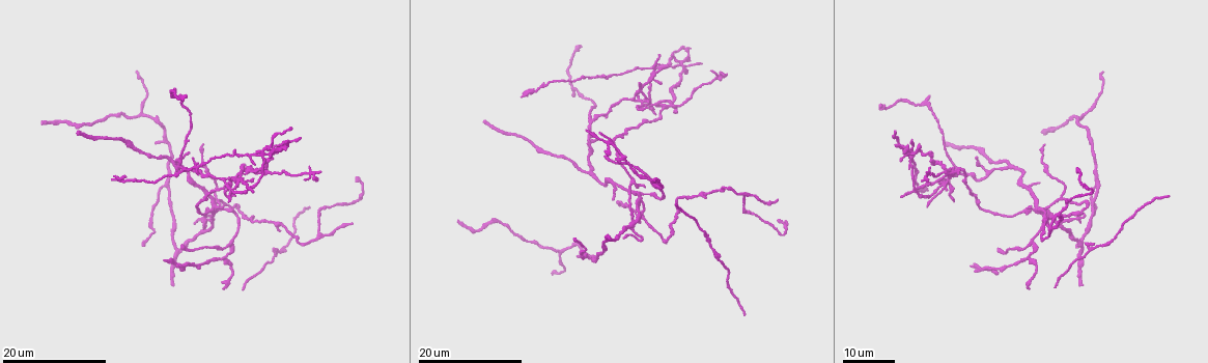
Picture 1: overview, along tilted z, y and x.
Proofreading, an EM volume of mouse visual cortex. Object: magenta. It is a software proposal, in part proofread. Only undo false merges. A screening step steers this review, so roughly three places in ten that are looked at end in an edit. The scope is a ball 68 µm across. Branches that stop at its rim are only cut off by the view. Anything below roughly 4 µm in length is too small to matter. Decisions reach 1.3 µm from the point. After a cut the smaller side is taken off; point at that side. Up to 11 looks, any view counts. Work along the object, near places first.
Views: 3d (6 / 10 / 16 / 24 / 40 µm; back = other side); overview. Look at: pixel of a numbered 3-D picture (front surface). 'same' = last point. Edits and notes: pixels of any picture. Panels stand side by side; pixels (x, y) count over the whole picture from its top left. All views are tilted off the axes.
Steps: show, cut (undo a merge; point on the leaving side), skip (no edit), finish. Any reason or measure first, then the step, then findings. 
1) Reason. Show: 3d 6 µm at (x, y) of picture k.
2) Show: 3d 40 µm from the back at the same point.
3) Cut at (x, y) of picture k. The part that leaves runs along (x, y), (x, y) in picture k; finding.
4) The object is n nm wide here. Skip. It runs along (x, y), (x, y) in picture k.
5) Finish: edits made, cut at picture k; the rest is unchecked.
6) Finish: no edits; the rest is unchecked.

A narrow waist. Show: 3d 24 µm at (745, 203) of picture 1.

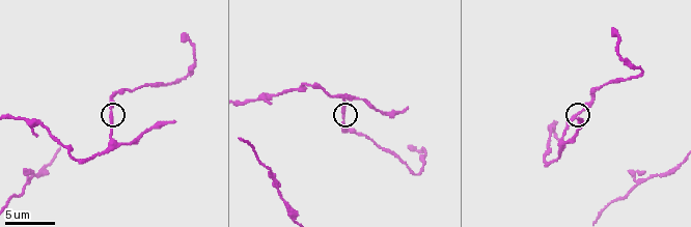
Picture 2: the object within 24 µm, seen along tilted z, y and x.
Show: 3d 10 µm at (580, 112) of picture 2.

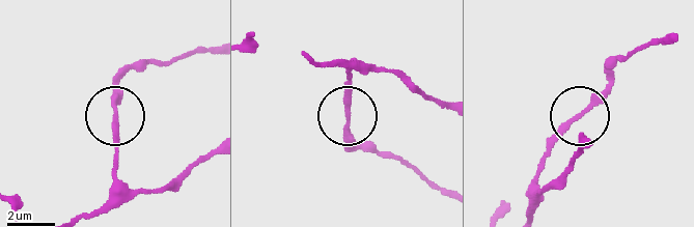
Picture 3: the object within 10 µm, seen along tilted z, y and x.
The object is 200 nm wide here. Skip. It runs along (90, 215), (106, 199), (113, 176), (113, 95), (120, 75) in picture 3; all the same neuron.

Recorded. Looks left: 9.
Side arm on a straight run. Show: 3d 24 µm at (590, 122) of picture 1.

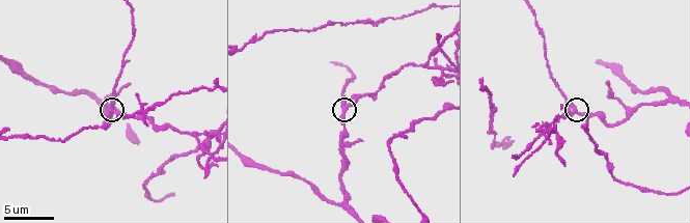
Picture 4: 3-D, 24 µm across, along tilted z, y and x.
Show: 3d 6 µm at (346, 105) of picture 4.

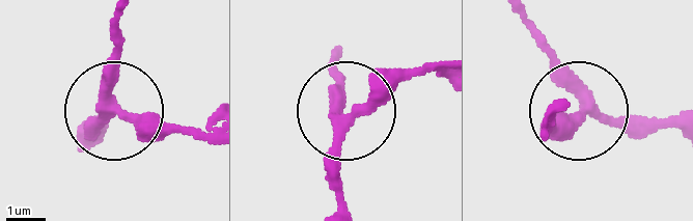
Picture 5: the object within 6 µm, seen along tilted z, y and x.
3 arms meet here. Skip. It runs along (337, 200), (345, 115), (335, 51) in picture 5; one neuron here.

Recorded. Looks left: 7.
Show: 3d 16 µm at (257, 153) of picture 1.

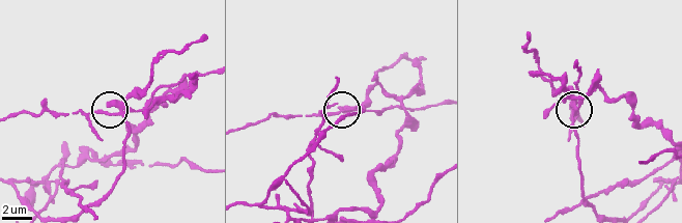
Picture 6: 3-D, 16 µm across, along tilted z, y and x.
Closer look. Show: 3d 10 µm at (107, 105) of picture 6.

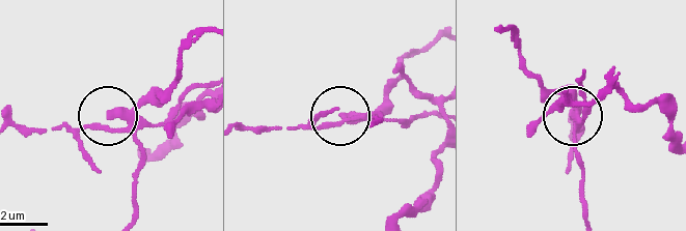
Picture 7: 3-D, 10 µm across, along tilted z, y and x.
Cut at (92, 125) of picture 7. The part that leaves runs along (124, 121), (107, 126), (11, 126) in picture 7; two neurons meet here.

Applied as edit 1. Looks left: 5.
Show: overview.

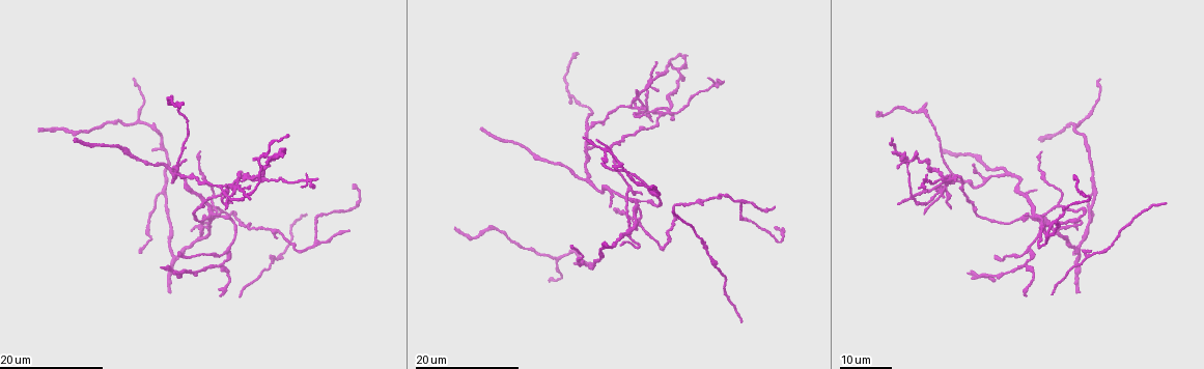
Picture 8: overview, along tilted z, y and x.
Branch point. Show: 3d 16 µm at (227, 251) of picture 8.

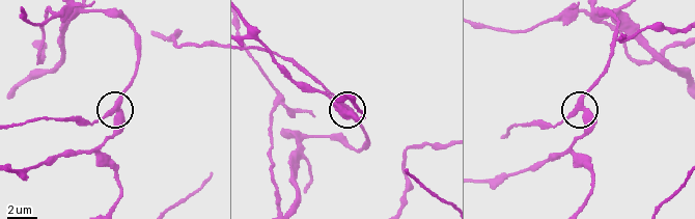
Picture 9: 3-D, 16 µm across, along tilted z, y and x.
Show: 3d 10 µm at (577, 109) of picture 9.

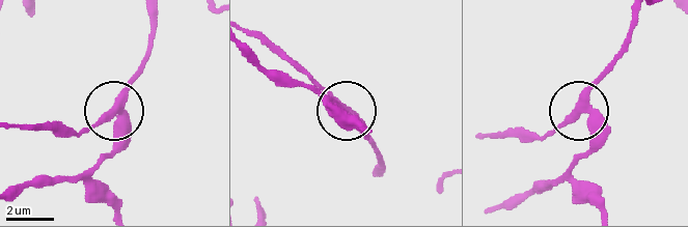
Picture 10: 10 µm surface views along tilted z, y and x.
3 arms meet here. Cut at (126, 143) of picture 10. The part that leaves runs along (118, 108), (116, 147), (92, 175), (112, 206) in picture 10; a second neuron is stuck on.

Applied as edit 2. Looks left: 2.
Three-way junction. Show: 3d 24 µm at (639, 223) of picture 8.

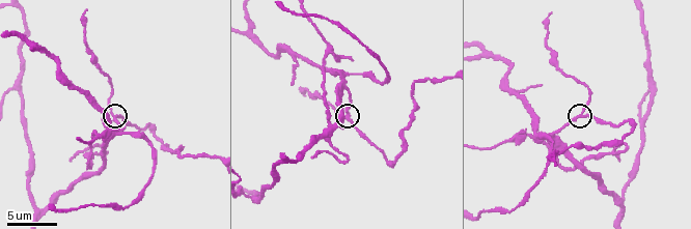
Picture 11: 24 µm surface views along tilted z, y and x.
Show: 3d 6 µm at (349, 118) of picture 11.

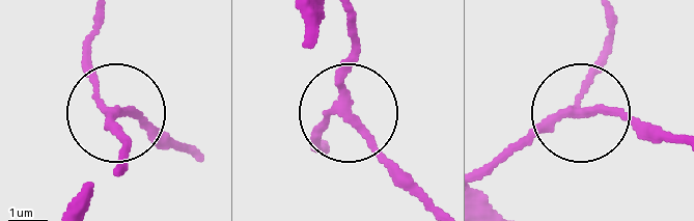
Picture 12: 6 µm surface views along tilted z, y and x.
The side arm is 15 µm long; 3 arms meet here. Skip. One neuron here.

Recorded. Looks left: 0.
Finish: edits made, cut at picture 7, cut at picture 10; the rest is unchecked.

